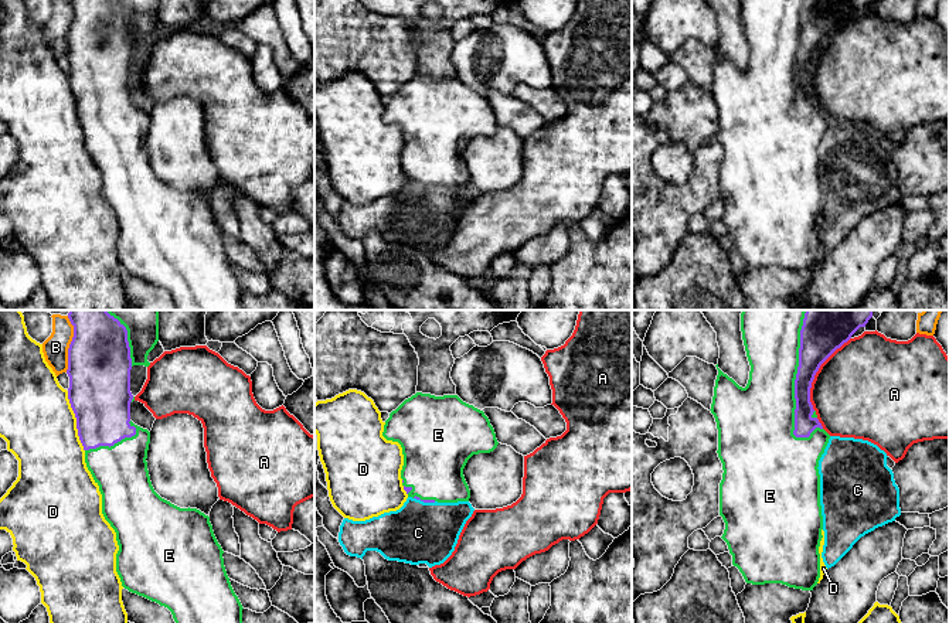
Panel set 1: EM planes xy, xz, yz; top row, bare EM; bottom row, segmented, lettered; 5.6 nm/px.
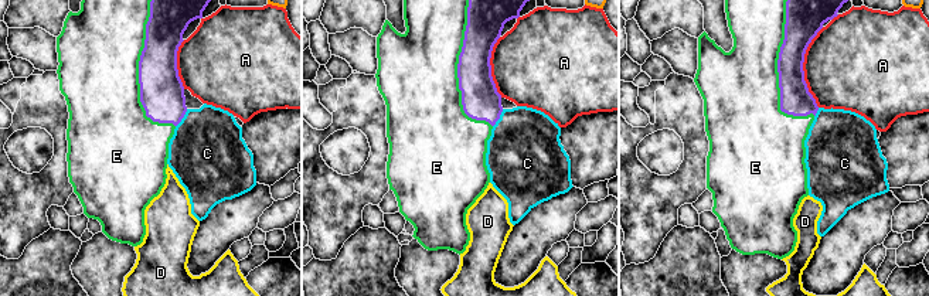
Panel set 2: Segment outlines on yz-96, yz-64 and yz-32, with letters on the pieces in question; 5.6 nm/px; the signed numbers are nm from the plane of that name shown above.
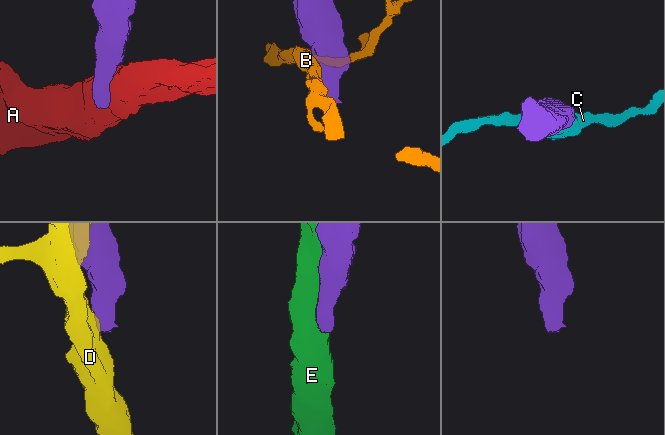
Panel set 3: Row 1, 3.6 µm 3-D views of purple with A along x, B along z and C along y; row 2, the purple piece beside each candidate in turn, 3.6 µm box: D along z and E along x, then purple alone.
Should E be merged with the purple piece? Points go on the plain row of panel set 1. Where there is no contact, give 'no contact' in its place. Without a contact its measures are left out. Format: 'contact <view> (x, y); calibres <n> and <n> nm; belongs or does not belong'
contact yz (796, 61); calibres 200 and 340 nm; belongs

